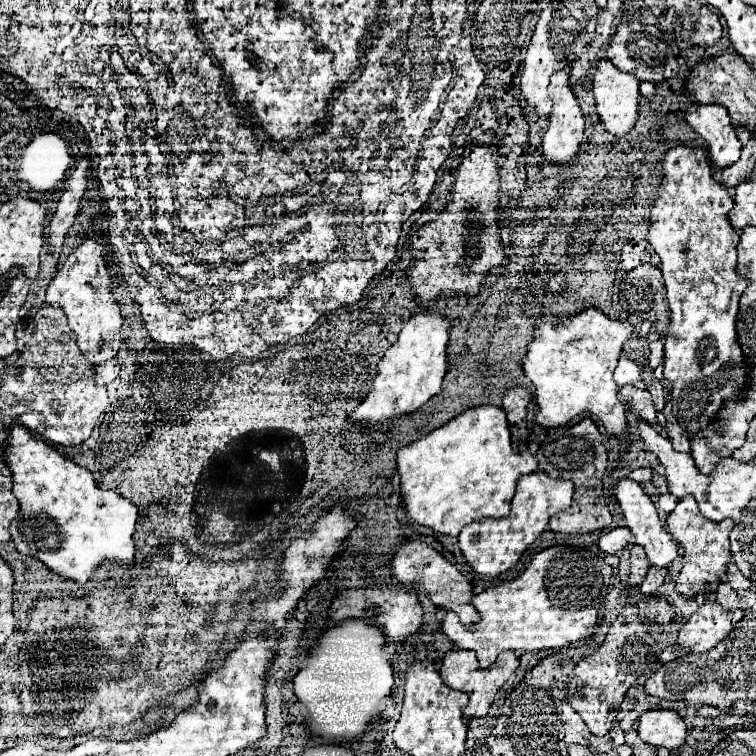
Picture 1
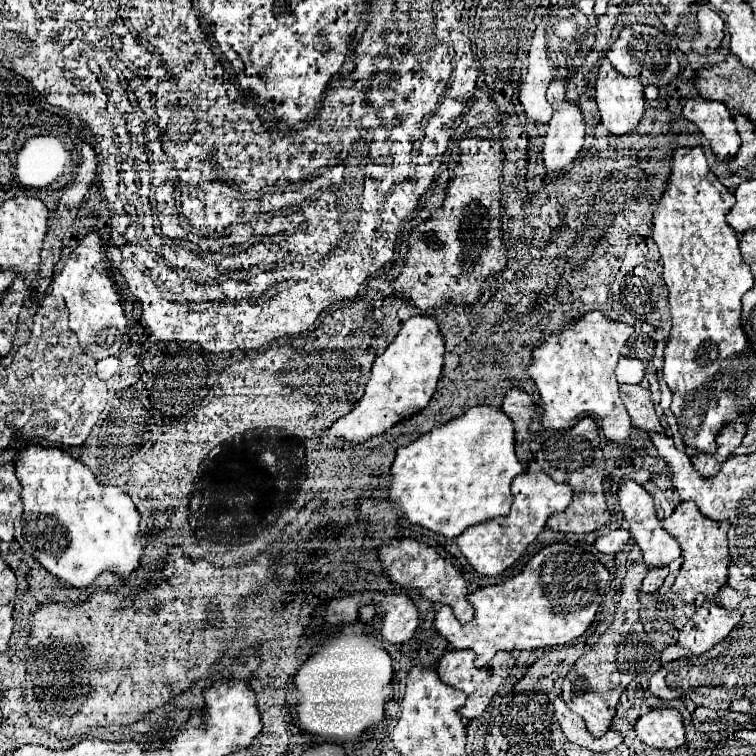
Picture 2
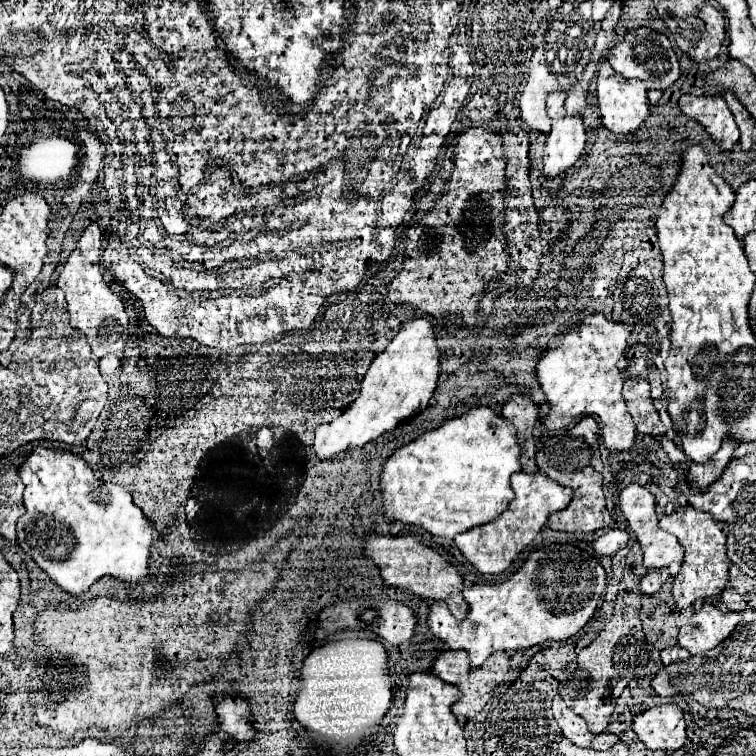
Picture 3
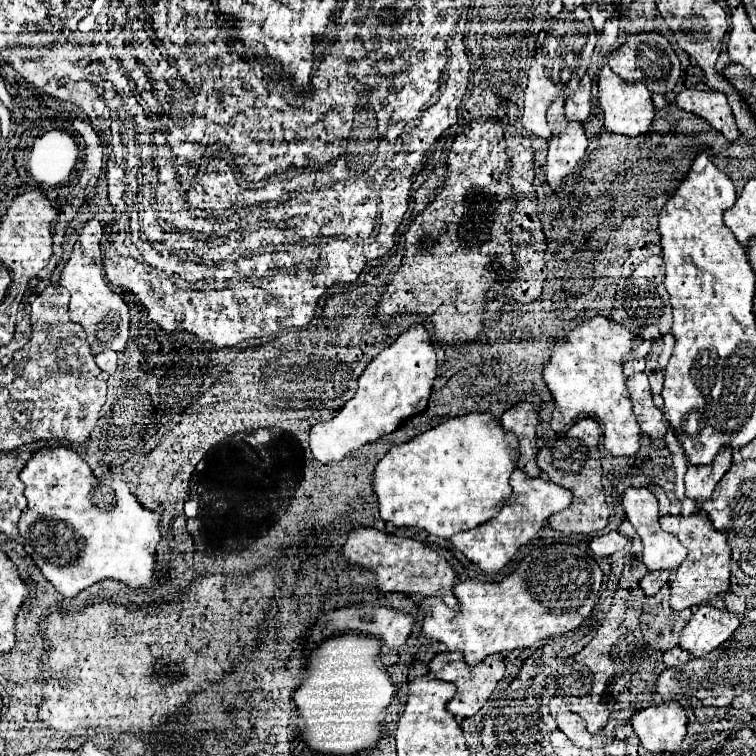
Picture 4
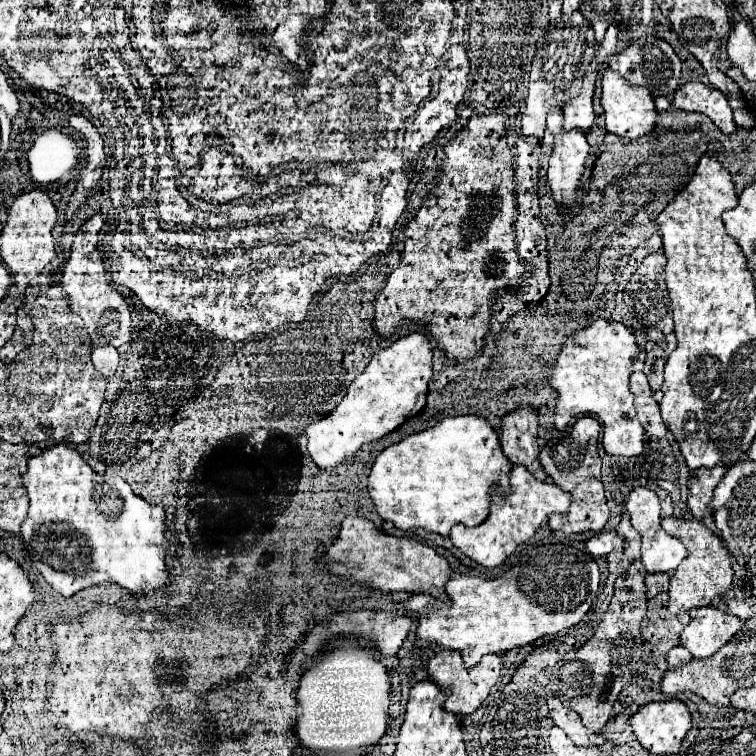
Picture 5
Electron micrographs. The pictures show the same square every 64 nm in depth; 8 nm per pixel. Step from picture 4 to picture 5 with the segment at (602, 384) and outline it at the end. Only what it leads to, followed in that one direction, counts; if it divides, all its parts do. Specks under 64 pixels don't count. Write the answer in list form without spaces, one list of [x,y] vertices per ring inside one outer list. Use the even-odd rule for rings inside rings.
[[[596,318],[590,326],[574,332],[564,344],[560,354],[556,356],[552,370],[548,372],[548,384],[558,392],[554,426],[558,430],[568,430],[568,424],[578,416],[592,416],[602,424],[602,446],[610,456],[640,456],[644,450],[644,428],[636,420],[634,412],[634,394],[628,388],[632,358],[638,354],[636,338],[624,328],[620,322],[610,322],[604,318]]]

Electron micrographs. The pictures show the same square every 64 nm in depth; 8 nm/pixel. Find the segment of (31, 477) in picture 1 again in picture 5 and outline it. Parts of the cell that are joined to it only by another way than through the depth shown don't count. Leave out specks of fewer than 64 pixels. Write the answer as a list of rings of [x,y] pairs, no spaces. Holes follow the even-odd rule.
[[[64,444],[30,458],[22,480],[30,510],[20,534],[32,564],[56,592],[68,598],[102,582],[116,582],[132,594],[164,586],[168,580],[164,568],[168,542],[164,538],[166,516],[162,506],[150,506],[132,494],[122,478],[96,474],[76,450]],[[52,566],[64,568],[54,570]]]

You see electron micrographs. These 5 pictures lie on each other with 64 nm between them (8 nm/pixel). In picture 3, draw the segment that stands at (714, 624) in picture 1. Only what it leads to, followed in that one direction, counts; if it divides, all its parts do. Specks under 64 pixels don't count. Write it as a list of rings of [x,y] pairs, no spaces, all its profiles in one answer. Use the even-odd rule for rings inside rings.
[[[704,602],[702,608],[692,614],[690,622],[680,628],[680,632],[678,632],[678,646],[686,648],[690,654],[708,652],[708,650],[712,650],[714,646],[718,646],[722,640],[726,640],[730,636],[730,632],[738,624],[738,616],[740,614],[736,614],[736,612],[722,612],[718,606],[714,606],[710,602]]]

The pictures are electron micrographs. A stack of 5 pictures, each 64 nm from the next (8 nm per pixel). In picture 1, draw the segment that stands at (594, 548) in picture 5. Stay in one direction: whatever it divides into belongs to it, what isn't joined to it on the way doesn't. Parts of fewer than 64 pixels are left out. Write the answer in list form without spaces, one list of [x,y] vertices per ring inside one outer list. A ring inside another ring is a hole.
[[[624,526],[624,528],[616,528],[608,534],[604,534],[600,538],[600,550],[608,552],[608,554],[616,554],[618,550],[624,550],[628,544],[632,544],[632,532]]]

